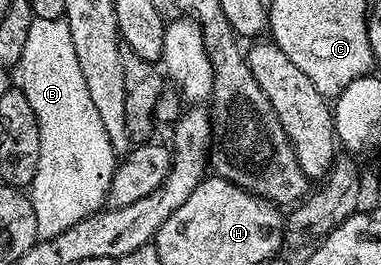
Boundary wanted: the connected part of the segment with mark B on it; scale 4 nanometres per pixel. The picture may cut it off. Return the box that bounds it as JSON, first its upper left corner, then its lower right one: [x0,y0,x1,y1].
[19,18,118,240]

